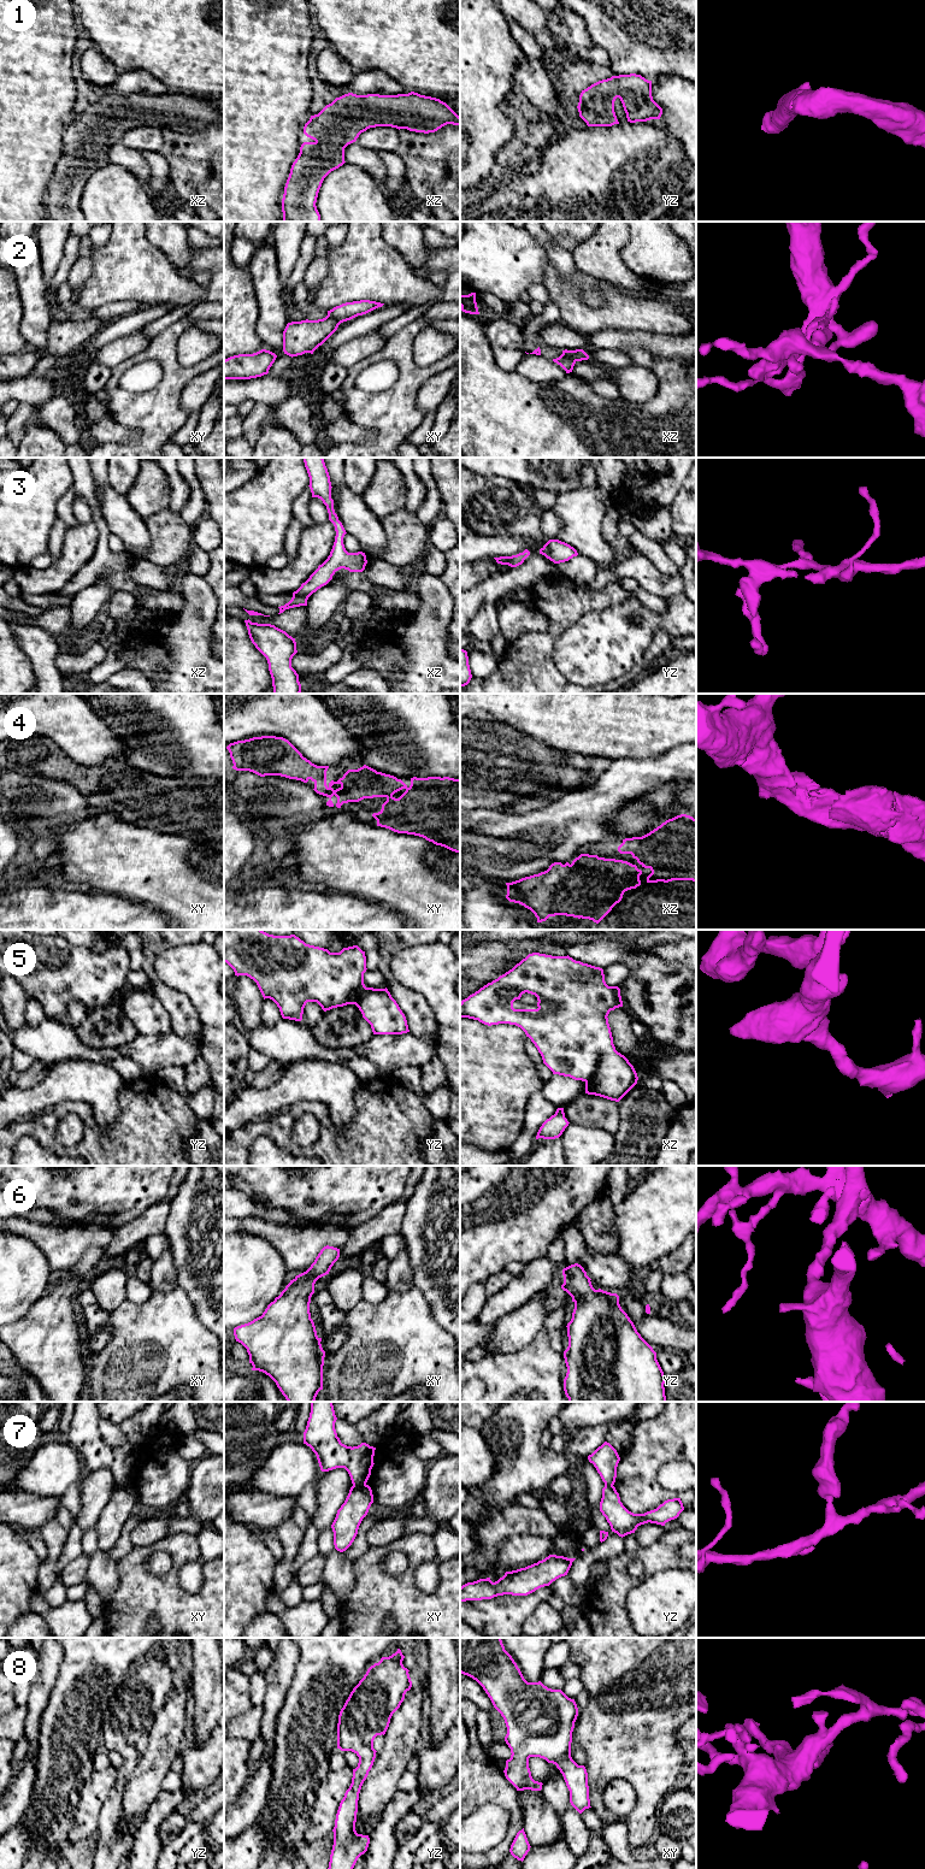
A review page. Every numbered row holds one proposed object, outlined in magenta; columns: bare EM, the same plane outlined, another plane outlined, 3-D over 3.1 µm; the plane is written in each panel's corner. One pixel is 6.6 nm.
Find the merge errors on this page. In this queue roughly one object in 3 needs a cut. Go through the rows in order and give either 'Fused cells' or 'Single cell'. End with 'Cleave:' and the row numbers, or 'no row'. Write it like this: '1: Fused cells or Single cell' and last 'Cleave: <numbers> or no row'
1: Single cell
2: Fused cells
3: Single cell
4: Single cell
5: Single cell
6: Single cell
7: Fused cells
8: Single cell
Cleave: 2, 7

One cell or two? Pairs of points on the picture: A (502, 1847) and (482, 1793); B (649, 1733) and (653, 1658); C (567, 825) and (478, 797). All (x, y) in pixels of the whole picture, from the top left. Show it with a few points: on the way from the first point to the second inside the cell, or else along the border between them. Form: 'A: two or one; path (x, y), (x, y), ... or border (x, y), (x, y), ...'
A: one; path (512, 1831), (514, 1827), (514, 1810), (499, 1794)
B: one; path (649, 1715), (649, 1676)
C: two; border (499, 808), (475, 807), (472, 809)

